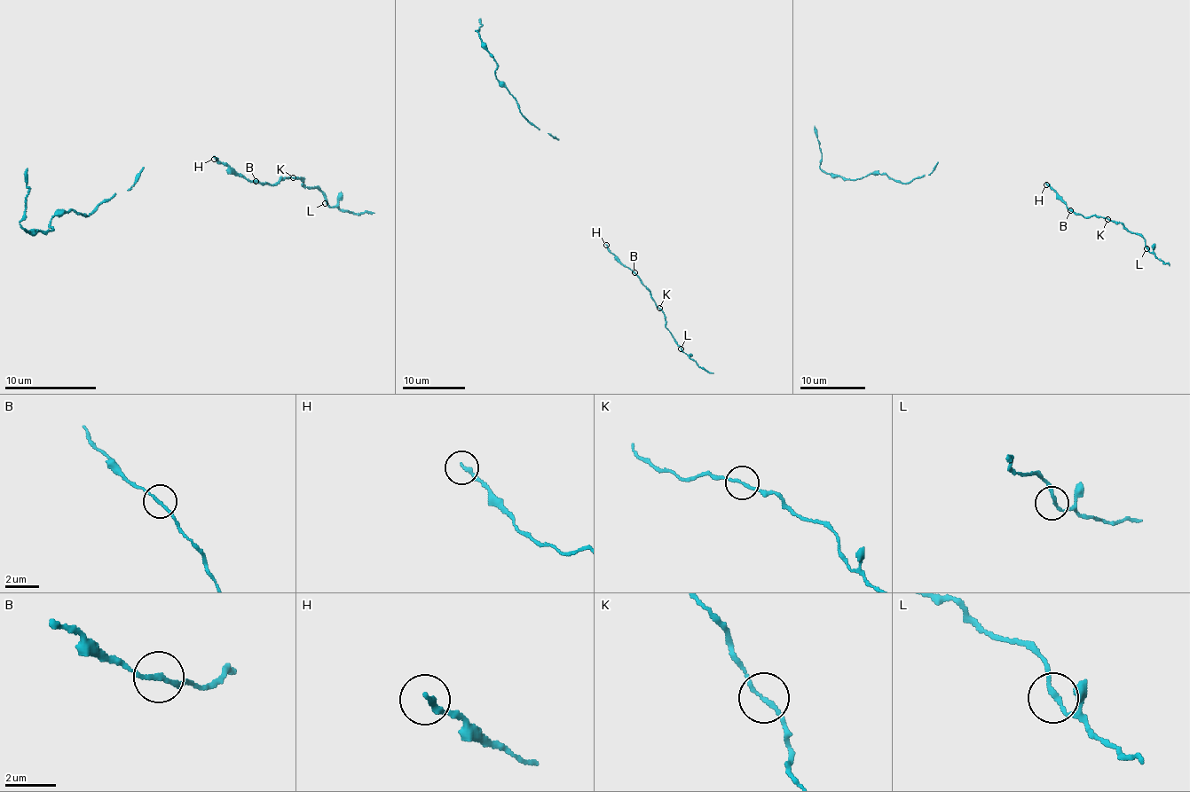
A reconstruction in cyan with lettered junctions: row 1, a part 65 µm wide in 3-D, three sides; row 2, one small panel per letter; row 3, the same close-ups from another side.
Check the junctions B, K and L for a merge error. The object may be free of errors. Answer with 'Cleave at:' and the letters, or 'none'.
Cleave at: none

